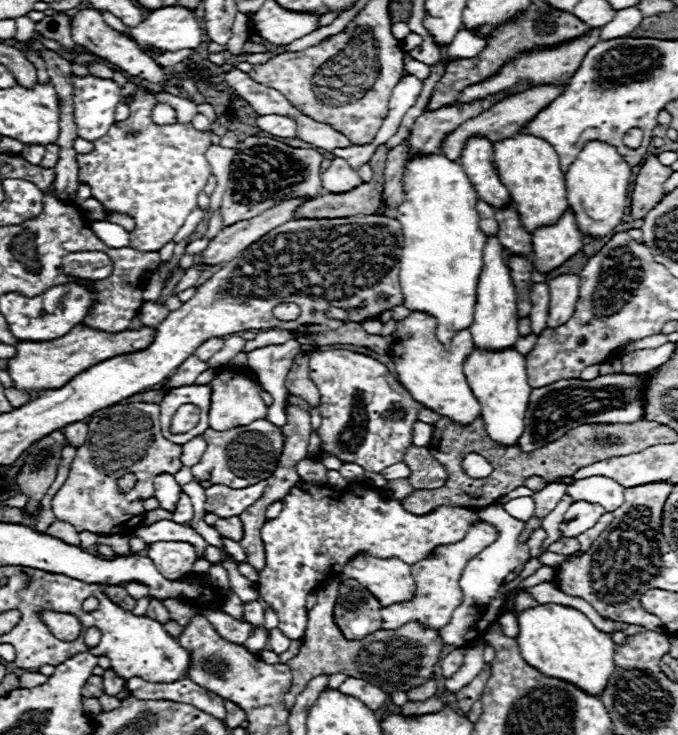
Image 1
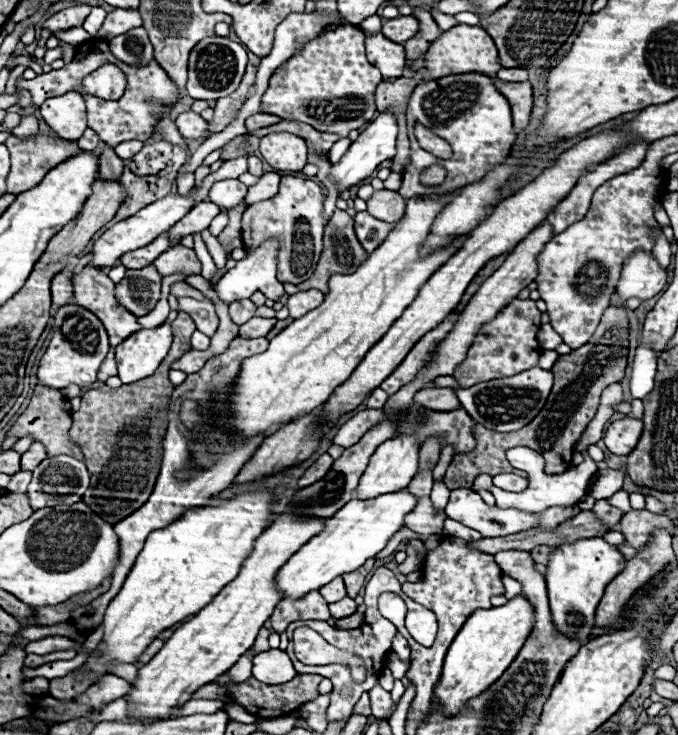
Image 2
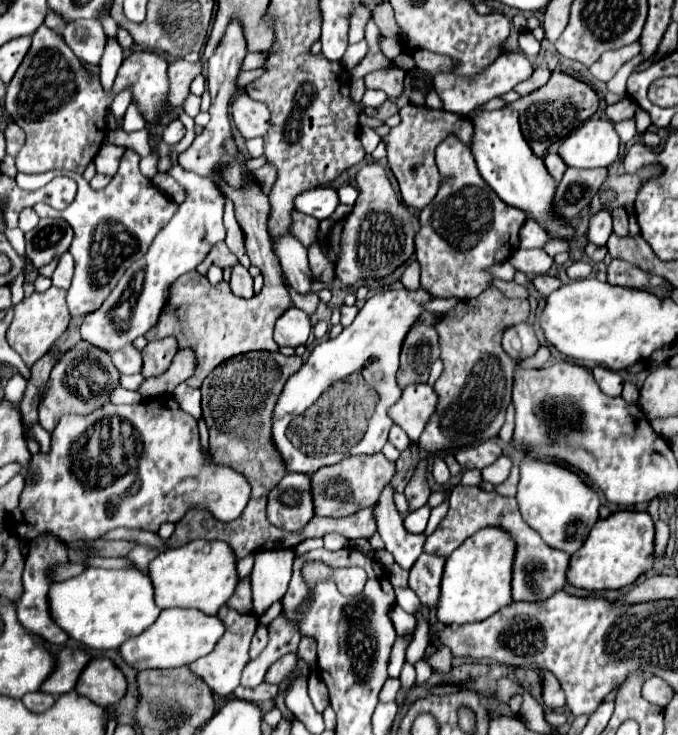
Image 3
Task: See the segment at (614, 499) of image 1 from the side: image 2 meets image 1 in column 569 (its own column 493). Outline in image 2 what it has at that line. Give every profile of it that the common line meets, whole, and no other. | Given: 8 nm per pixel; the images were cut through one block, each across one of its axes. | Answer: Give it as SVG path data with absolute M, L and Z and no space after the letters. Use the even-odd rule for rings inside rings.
M584 450L584 462L576 466L576 470L566 470L562 474L540 474L540 476L534 476L528 484L526 490L522 492L508 492L508 490L500 490L500 488L492 488L490 492L494 494L496 498L496 506L498 508L516 508L516 510L522 510L522 512L544 512L546 508L552 508L552 506L572 506L572 504L578 504L580 498L584 498L588 494L588 488L590 488L590 482L592 482L592 476L596 474L596 464L594 460L588 456L588 452Z

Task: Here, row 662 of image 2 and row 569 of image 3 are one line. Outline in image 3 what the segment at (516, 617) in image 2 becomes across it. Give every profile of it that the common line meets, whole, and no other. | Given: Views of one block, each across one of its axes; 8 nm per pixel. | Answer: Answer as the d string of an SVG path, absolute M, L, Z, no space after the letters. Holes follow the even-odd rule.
M484 528L464 540L448 558L440 584L440 602L436 604L436 618L442 624L470 624L482 622L496 614L502 606L512 602L510 580L516 544L508 532L500 528Z

